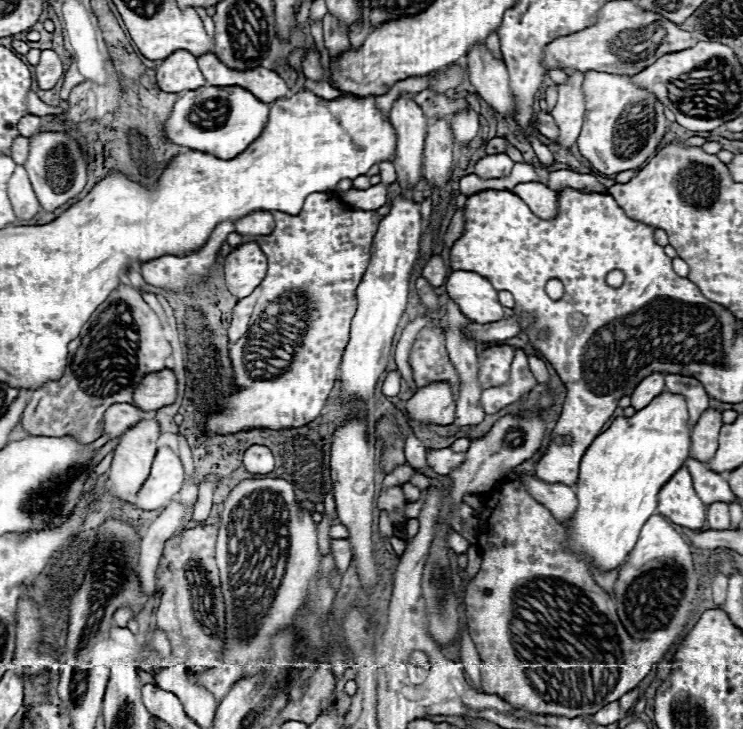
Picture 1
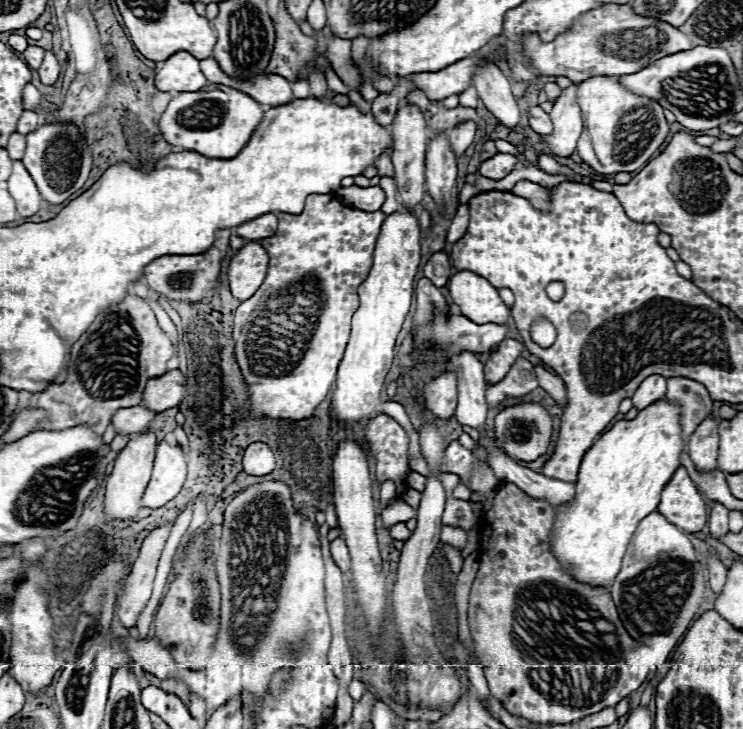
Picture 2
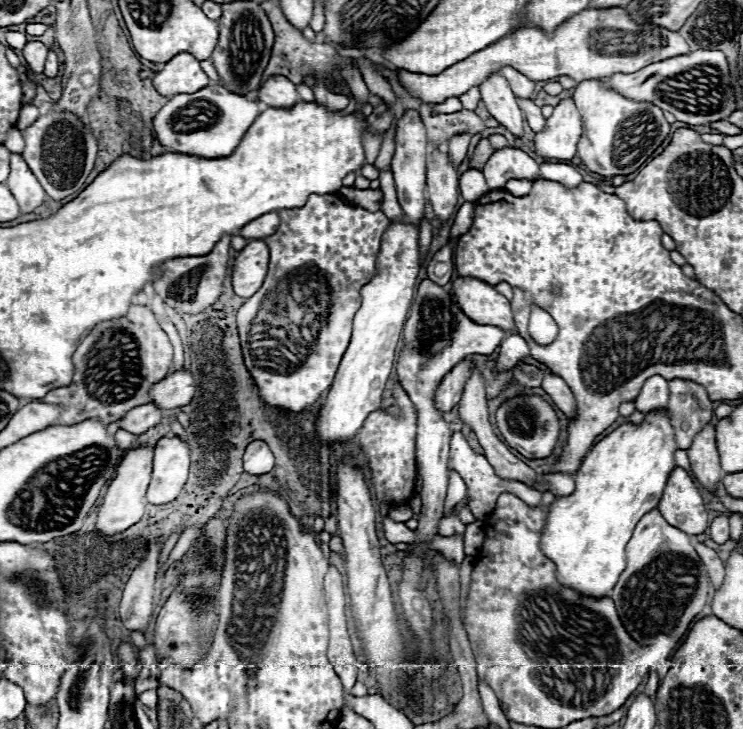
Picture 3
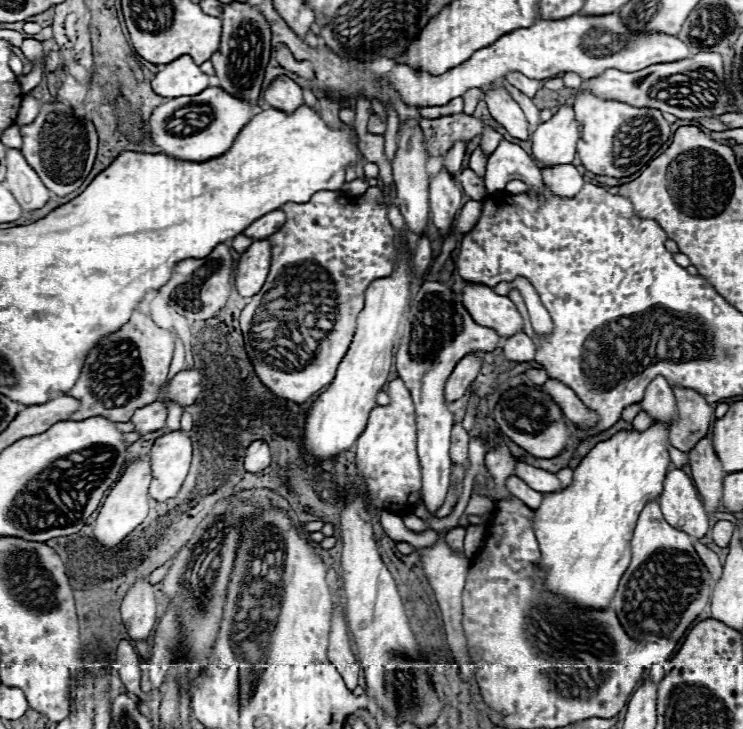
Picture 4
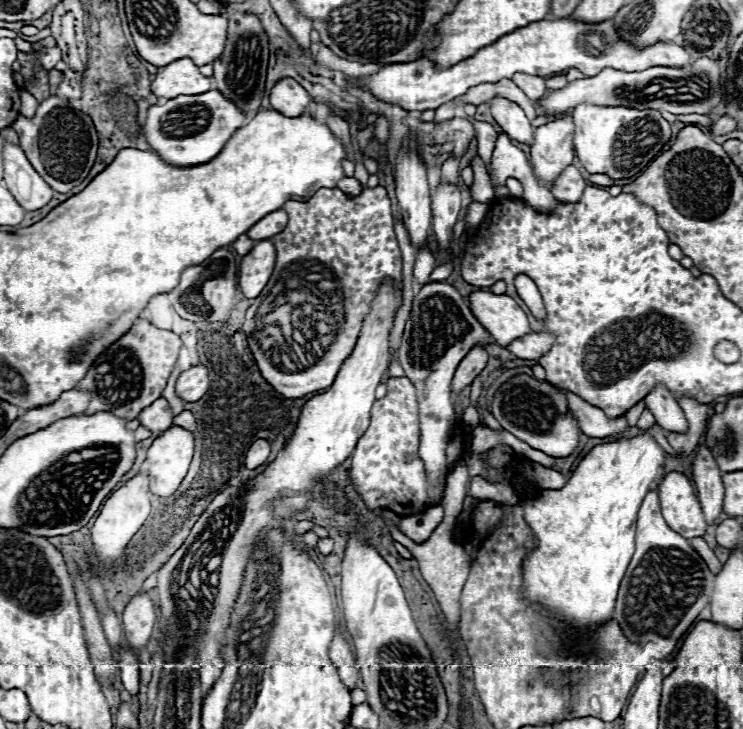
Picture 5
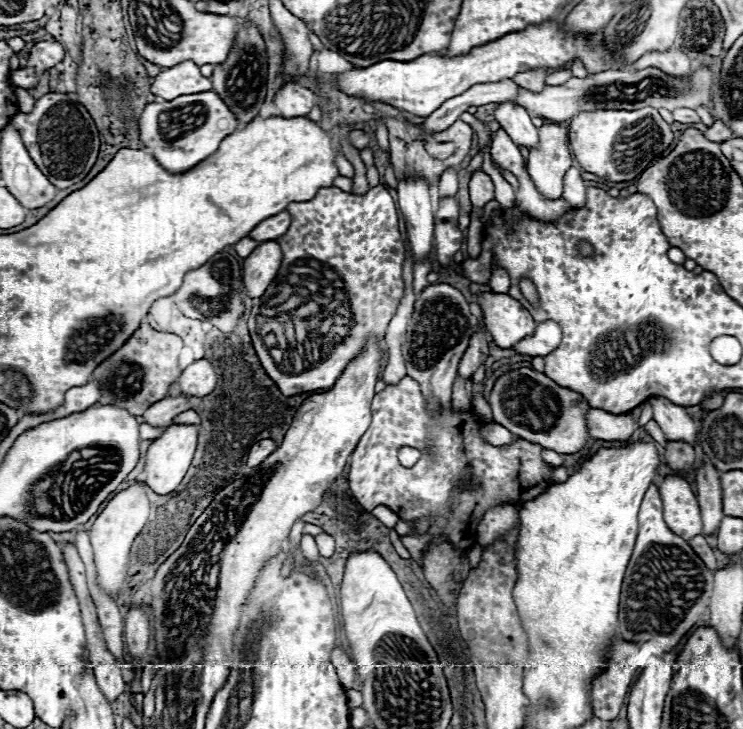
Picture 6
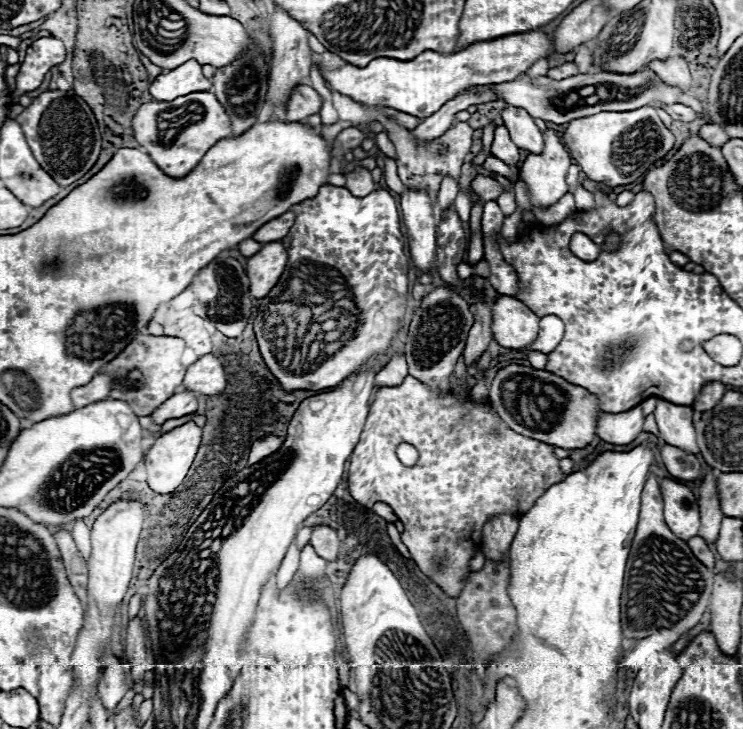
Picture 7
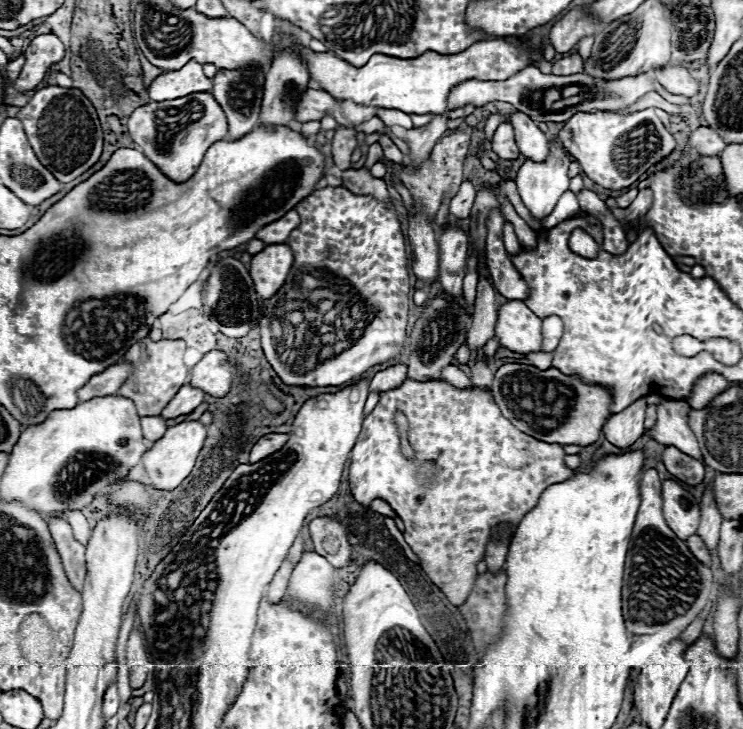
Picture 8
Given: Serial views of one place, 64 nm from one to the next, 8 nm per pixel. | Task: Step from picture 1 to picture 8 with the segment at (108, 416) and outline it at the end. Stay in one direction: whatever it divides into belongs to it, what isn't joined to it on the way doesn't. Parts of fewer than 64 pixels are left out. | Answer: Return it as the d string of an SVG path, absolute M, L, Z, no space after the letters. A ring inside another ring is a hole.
M184 384L178 394L168 402L168 406L162 410L160 416L164 418L176 418L176 416L182 416L182 414L190 414L196 406L200 406L204 402L204 392L202 390L196 390L194 386L190 384Z

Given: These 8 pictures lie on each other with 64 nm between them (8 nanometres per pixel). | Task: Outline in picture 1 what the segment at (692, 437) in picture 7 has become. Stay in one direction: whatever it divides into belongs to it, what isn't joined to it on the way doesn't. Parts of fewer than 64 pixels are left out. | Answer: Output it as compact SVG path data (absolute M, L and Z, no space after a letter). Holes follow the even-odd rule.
M650 374L648 378L644 378L636 390L632 392L632 406L636 410L642 410L644 406L648 406L656 396L660 396L666 390L664 386L664 376L662 374Z

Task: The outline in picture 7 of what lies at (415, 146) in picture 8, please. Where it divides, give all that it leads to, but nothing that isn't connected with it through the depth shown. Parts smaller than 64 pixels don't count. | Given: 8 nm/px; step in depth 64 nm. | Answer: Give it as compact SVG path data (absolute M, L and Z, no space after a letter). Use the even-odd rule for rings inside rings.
M492 92L456 96L456 98L452 98L452 102L446 102L436 114L428 116L422 124L418 124L412 130L412 136L420 142L432 142L432 138L438 138L440 134L444 134L452 126L454 114L466 110L472 104L484 104L484 102L490 102L490 100L498 100L498 96L492 94Z

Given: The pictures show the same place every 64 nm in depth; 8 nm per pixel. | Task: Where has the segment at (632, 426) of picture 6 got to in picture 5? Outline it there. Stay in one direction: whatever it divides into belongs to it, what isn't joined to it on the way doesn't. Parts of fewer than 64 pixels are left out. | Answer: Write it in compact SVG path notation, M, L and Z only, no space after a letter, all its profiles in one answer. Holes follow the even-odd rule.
M562 390L562 392L568 396L570 412L578 420L578 424L580 424L580 428L586 436L590 436L590 438L608 438L608 436L622 436L626 432L628 422L626 422L624 416L610 420L600 408L586 404L580 396L576 396L568 390Z

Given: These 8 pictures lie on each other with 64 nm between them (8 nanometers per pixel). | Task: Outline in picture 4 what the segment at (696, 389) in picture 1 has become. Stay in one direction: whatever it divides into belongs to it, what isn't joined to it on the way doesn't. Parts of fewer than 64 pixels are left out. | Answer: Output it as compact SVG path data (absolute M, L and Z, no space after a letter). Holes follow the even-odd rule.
M674 388L674 396L680 418L670 426L668 438L674 448L690 452L692 446L696 446L696 442L708 432L712 420L712 406L690 388Z

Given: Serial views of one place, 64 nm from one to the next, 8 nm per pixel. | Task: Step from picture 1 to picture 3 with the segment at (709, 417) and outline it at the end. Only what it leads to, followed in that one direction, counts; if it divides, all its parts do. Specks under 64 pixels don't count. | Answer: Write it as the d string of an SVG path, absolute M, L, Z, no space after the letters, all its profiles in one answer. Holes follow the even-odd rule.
M708 424L692 442L692 446L686 450L690 456L690 466L694 472L694 478L698 484L708 492L714 494L718 482L726 476L720 468L720 458L716 450L716 430L712 424Z

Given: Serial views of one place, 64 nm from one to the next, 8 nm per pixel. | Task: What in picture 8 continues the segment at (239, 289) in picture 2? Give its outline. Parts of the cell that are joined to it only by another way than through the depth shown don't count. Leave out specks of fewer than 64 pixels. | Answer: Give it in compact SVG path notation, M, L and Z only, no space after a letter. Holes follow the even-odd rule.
M288 244L266 246L262 252L252 256L250 274L260 298L272 298L272 294L280 290L288 270L292 268L292 262L294 254Z

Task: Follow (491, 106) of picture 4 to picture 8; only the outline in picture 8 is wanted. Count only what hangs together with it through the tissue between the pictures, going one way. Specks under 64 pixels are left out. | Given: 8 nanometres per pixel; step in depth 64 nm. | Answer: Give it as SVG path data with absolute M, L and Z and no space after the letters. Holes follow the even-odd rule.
M516 112L510 116L510 124L514 126L516 144L520 148L520 154L524 154L528 160L544 162L550 154L550 140L534 124L534 120L522 112Z

